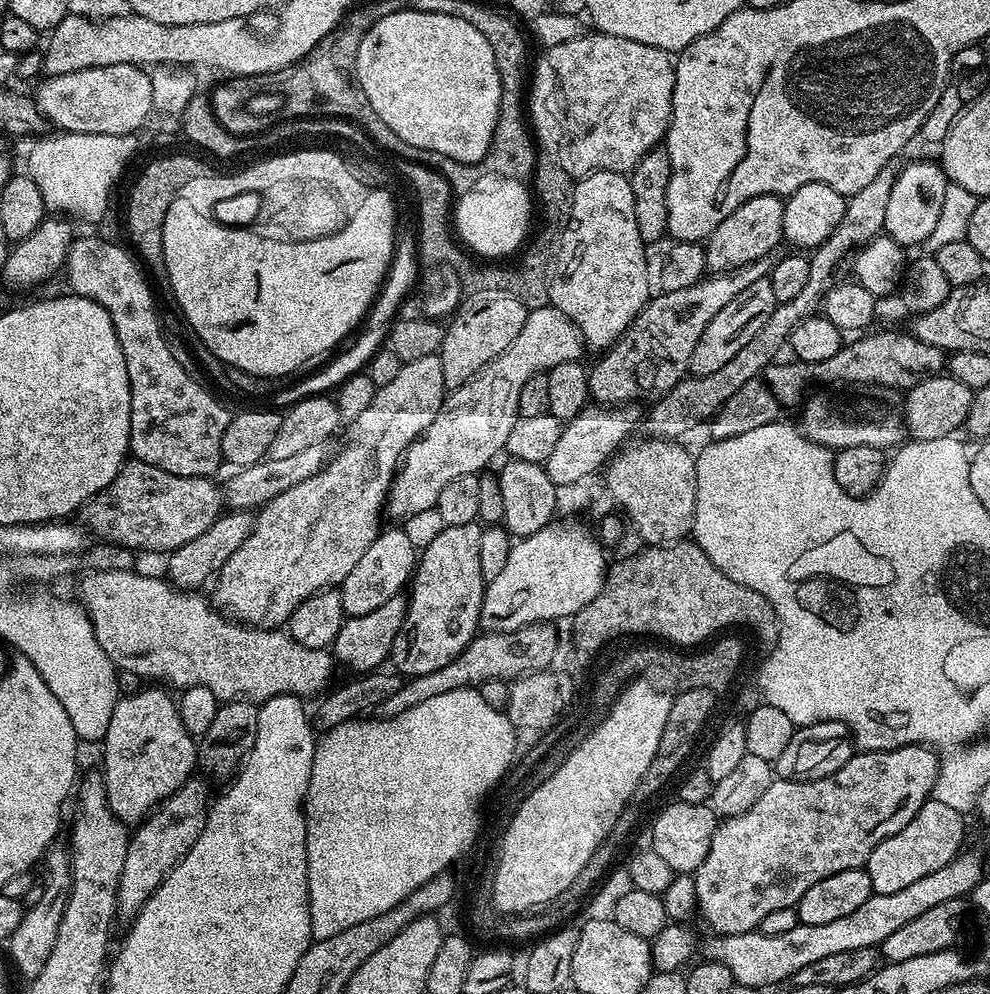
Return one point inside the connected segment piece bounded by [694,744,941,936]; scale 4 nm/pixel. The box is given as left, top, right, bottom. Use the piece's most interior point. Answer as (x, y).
(799, 832)

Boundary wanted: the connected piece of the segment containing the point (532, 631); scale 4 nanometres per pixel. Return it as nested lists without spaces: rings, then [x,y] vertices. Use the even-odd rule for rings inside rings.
[[[541,622],[522,626],[513,632],[484,632],[477,634],[472,641],[442,670],[434,670],[430,674],[413,676],[405,679],[401,688],[396,691],[386,702],[379,704],[374,712],[379,719],[389,720],[398,714],[406,714],[406,710],[411,710],[413,706],[418,706],[418,702],[427,702],[429,698],[434,698],[437,694],[450,694],[450,690],[459,688],[476,688],[486,680],[503,680],[512,682],[517,677],[522,677],[530,672],[540,672],[547,669],[552,659],[556,656],[556,647],[560,640],[556,637],[556,632],[551,623]]]

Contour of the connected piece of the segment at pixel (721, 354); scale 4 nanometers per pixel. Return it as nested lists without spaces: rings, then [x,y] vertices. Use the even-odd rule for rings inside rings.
[[[766,278],[753,282],[747,290],[742,290],[742,294],[738,294],[734,302],[722,306],[722,310],[714,314],[710,326],[702,330],[702,338],[698,338],[698,346],[694,346],[694,354],[690,354],[689,373],[694,376],[705,376],[714,374],[714,370],[726,366],[726,362],[730,362],[730,358],[734,358],[734,354],[738,354],[738,350],[742,350],[742,346],[746,346],[746,342],[750,342],[750,338],[754,338],[754,334],[762,330],[762,326],[766,326],[766,318],[774,314],[776,306],[774,290]]]

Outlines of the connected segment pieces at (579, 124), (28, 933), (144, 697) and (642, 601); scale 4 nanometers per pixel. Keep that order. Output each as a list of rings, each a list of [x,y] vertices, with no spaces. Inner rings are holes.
[[[593,31],[592,36],[581,34],[572,41],[564,42],[553,48],[543,49],[542,56],[535,59],[530,76],[528,90],[528,118],[537,145],[537,157],[542,160],[552,160],[556,168],[564,171],[564,180],[568,180],[568,187],[575,188],[576,178],[589,176],[594,171],[631,173],[637,162],[650,151],[657,147],[667,137],[668,123],[672,113],[672,95],[674,94],[674,78],[676,70],[674,60],[667,52],[663,52],[658,46],[646,46],[646,42],[630,42],[630,38],[618,38],[605,32]]]
[[[59,846],[49,848],[42,861],[42,868],[45,868],[45,872],[42,873],[45,884],[43,899],[38,901],[38,906],[25,911],[18,930],[14,930],[14,934],[6,942],[15,971],[20,971],[22,975],[28,976],[27,978],[35,978],[42,966],[46,966],[46,958],[50,958],[50,950],[54,950],[54,938],[58,938],[58,926],[62,922],[68,892],[72,889],[72,857],[65,849],[63,852]]]
[[[144,686],[136,693],[121,695],[119,699],[117,699],[116,705],[114,706],[114,714],[110,714],[110,726],[108,727],[108,732],[105,734],[102,741],[102,747],[104,747],[104,765],[102,765],[102,771],[104,773],[104,785],[106,786],[108,805],[110,806],[112,813],[129,826],[139,825],[140,821],[145,819],[149,812],[160,807],[161,802],[163,802],[166,797],[179,790],[187,780],[193,779],[194,773],[198,768],[198,744],[194,737],[192,737],[192,735],[186,730],[184,720],[180,716],[179,703],[174,699],[174,696],[171,696],[173,693],[164,686],[148,687],[152,688]]]
[[[685,538],[663,546],[648,546],[637,556],[625,560],[617,559],[615,563],[613,568],[611,565],[607,569],[604,588],[598,598],[582,606],[582,610],[578,610],[571,617],[572,648],[576,651],[576,660],[580,664],[591,665],[606,646],[621,638],[657,636],[658,639],[669,640],[672,644],[700,646],[725,630],[735,629],[732,628],[735,624],[749,628],[765,644],[765,649],[771,650],[778,642],[780,619],[774,606],[770,606],[770,602],[762,594],[758,594],[758,590],[750,590],[750,586],[734,582],[734,578],[726,578],[726,574],[722,574],[722,570],[718,570],[718,566],[714,566],[714,562],[710,562],[710,558],[706,558],[706,554],[691,539]]]

